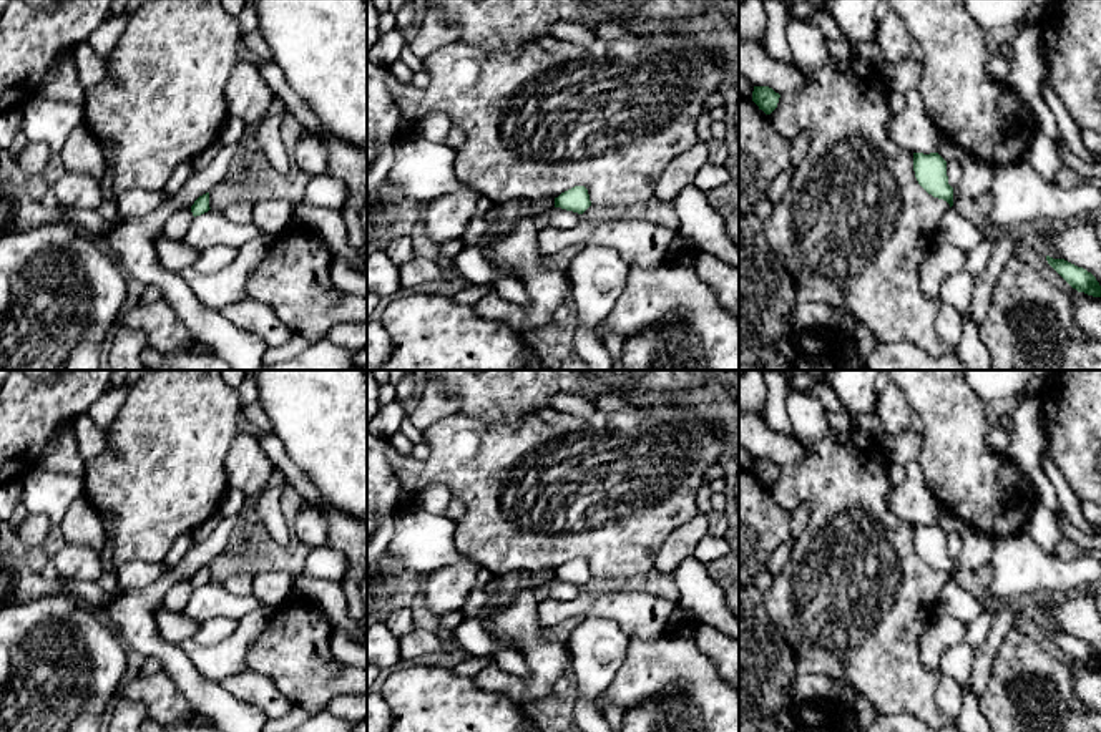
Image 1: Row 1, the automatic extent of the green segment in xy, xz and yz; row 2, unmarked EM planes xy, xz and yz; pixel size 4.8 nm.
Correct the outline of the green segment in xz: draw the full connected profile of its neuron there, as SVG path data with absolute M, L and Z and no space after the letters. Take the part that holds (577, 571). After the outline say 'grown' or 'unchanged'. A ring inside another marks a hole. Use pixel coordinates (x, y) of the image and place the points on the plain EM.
M575 558L558 569L555 569L555 579L583 586L591 578L588 561L585 558Z; unchanged

